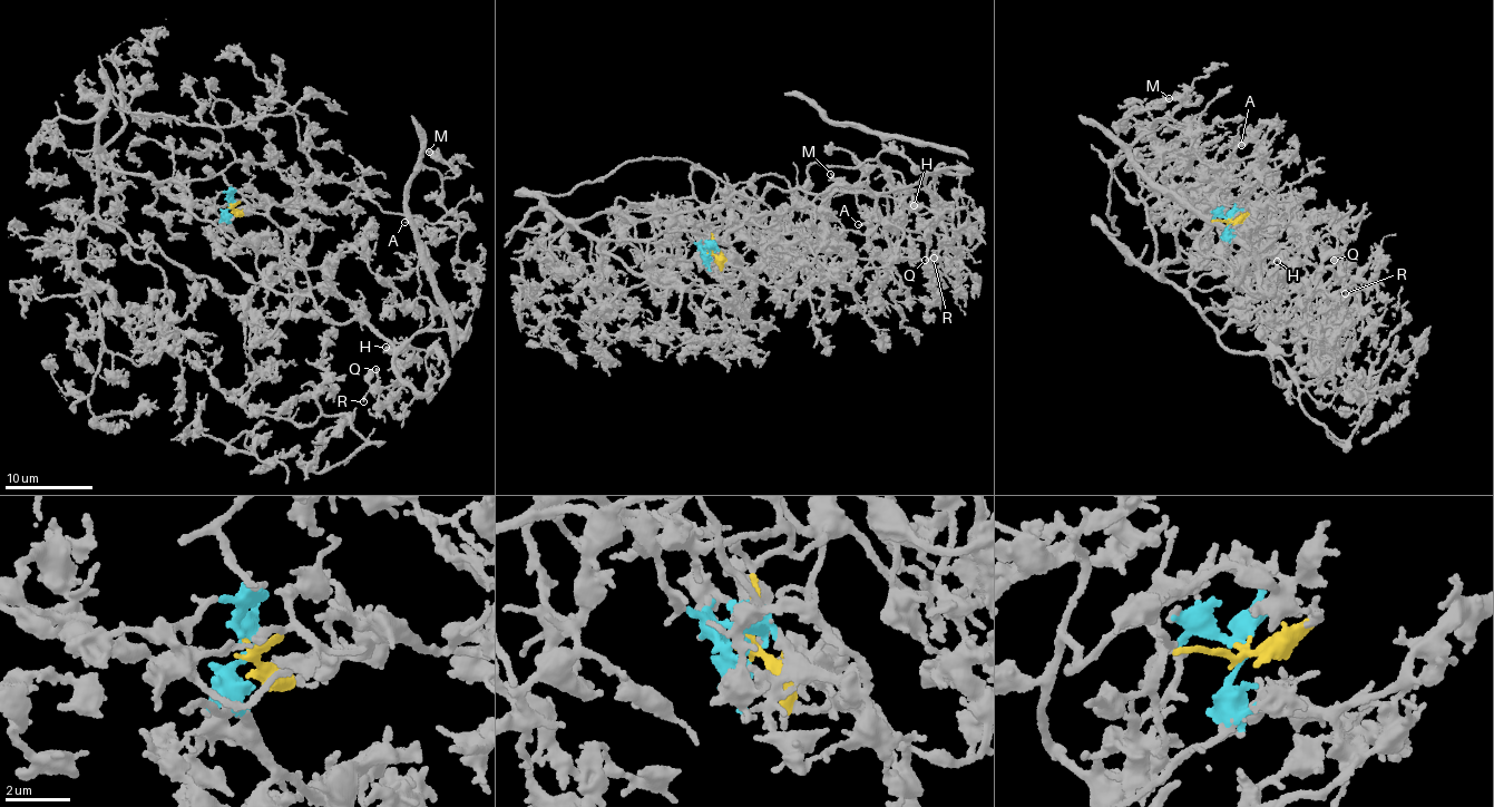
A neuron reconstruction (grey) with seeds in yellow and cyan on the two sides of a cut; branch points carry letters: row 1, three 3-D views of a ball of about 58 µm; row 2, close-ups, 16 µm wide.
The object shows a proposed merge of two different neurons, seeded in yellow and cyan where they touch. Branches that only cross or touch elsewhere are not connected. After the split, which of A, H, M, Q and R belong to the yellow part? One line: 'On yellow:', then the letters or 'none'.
On yellow: A, H, M, Q, R

